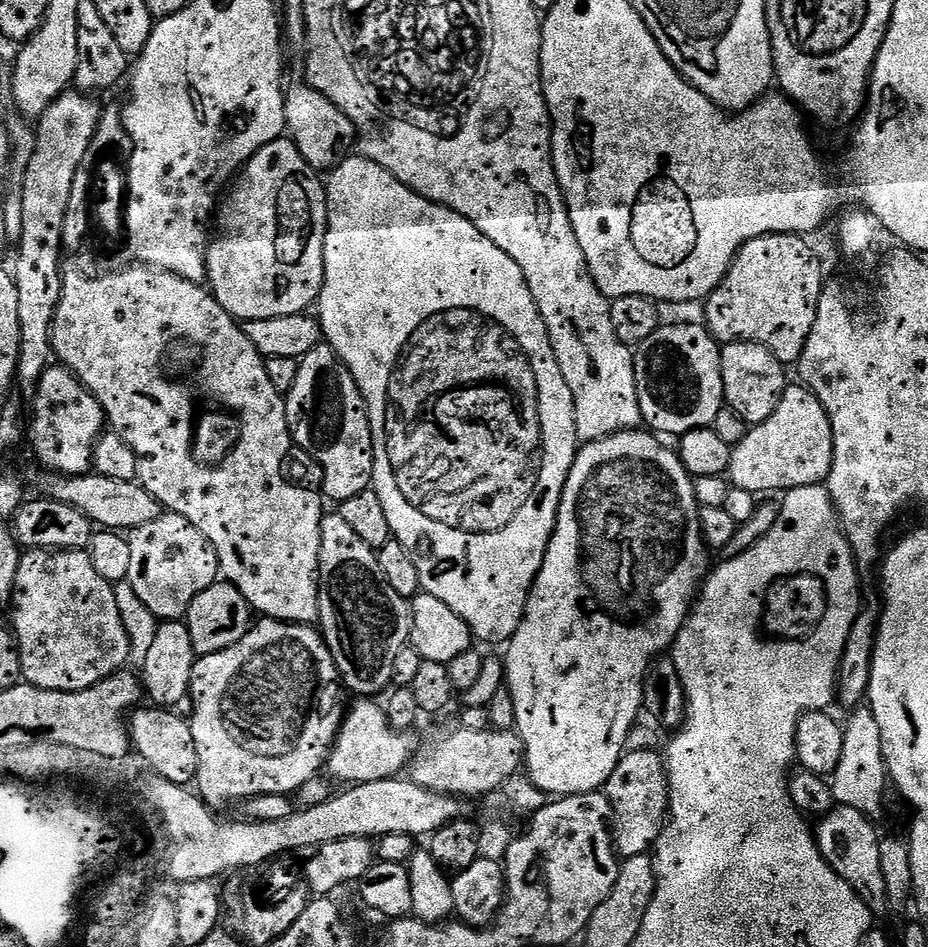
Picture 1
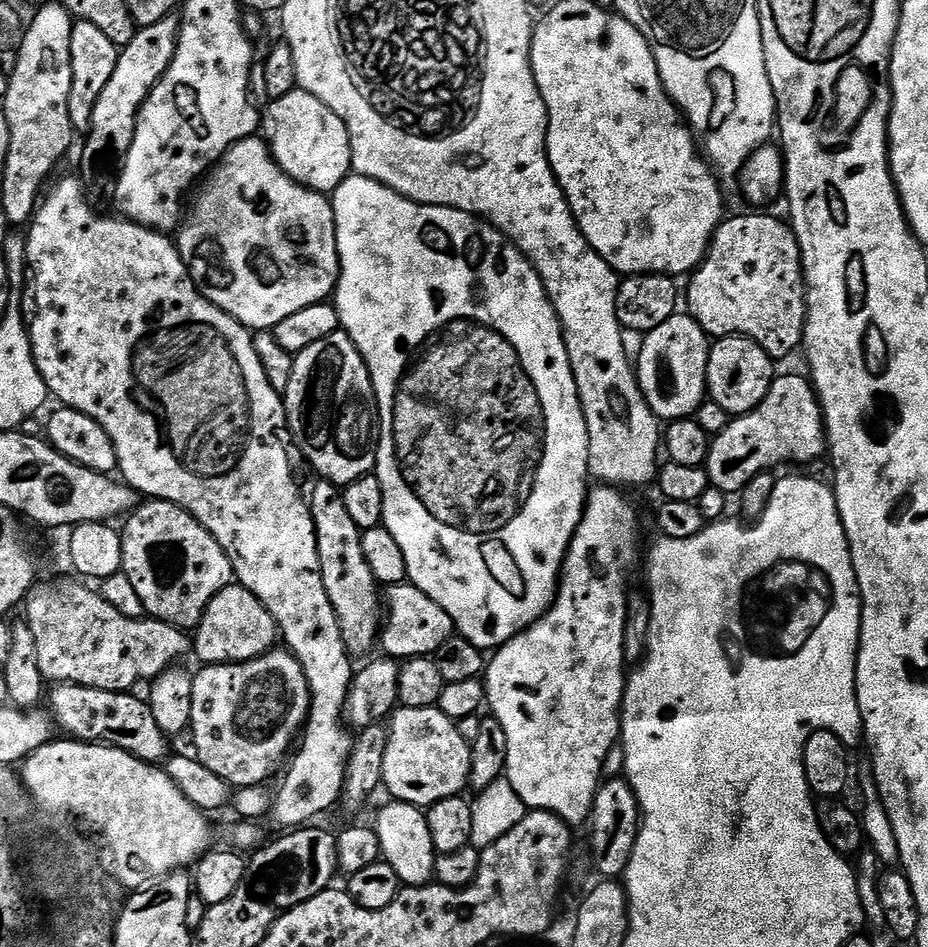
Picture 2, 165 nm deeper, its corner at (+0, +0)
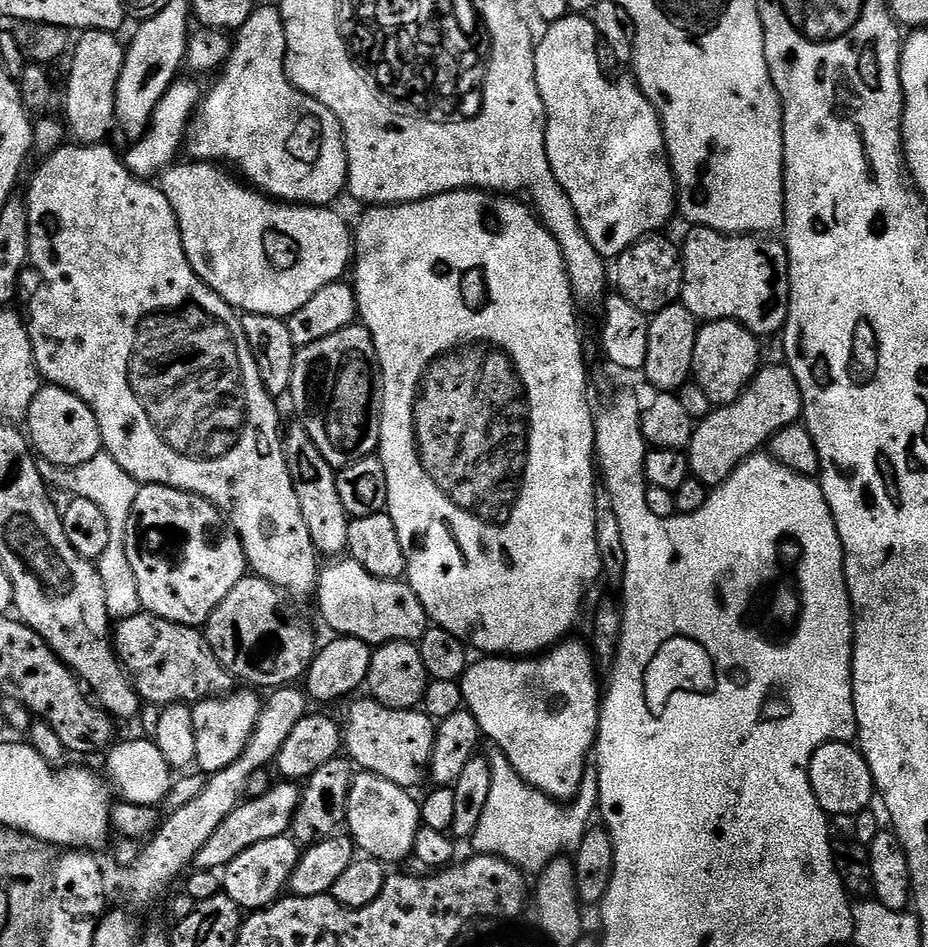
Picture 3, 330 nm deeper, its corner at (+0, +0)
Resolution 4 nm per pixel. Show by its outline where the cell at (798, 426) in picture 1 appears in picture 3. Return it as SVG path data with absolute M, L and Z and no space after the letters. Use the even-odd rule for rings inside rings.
M783 363L773 368L761 367L744 393L732 404L717 407L704 420L695 425L692 440L688 443L686 455L691 475L709 486L719 486L727 480L728 475L749 456L757 455L771 440L772 435L786 426L797 423L804 410L802 394L794 374Z

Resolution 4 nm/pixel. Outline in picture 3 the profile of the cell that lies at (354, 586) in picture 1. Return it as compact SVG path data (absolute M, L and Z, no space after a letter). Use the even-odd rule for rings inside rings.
M299 426L287 429L283 437L284 457L290 470L290 482L294 486L294 494L298 494L298 506L302 506L302 518L306 518L306 530L310 530L310 538L314 542L317 553L324 558L340 558L348 551L348 526L350 517L342 506L342 498L338 498L336 485L337 469L332 467L326 458L322 458L322 450L314 446L310 434Z

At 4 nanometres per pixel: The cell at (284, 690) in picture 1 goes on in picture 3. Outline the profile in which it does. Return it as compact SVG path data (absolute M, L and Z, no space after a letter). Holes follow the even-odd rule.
M244 691L248 692L236 692L233 696L222 697L221 695L219 698L201 700L192 708L194 746L196 747L195 767L201 773L211 774L226 770L246 750L260 718L262 700L261 697L255 696L257 695L255 691Z

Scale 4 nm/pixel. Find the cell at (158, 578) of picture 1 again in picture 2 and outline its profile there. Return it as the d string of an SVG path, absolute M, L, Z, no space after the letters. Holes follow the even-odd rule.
M149 499L141 503L123 524L120 538L124 563L122 574L130 578L138 598L142 598L145 613L151 619L161 620L175 628L195 630L214 594L218 594L234 580L230 560L226 558L222 546L218 546L216 539L191 514L165 500Z

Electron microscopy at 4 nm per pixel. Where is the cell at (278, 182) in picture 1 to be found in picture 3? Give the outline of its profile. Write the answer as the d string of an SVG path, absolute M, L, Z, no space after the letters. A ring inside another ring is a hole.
M187 162L188 164L177 163L168 169L159 177L159 187L166 194L166 198L170 202L170 206L174 210L174 214L178 218L178 226L182 234L182 246L186 250L186 258L190 262L190 266L198 274L198 278L210 290L214 290L218 295L226 301L226 303L239 310L244 314L254 316L275 316L277 318L287 318L292 316L298 310L302 310L302 306L306 306L306 302L310 302L310 298L314 298L314 294L318 294L318 290L322 290L326 286L343 281L345 279L344 271L349 271L350 265L354 260L354 232L348 224L333 209L328 206L293 206L283 202L277 202L262 192L253 190L251 187L245 186L235 175L227 176L223 167L217 166L212 162Z

